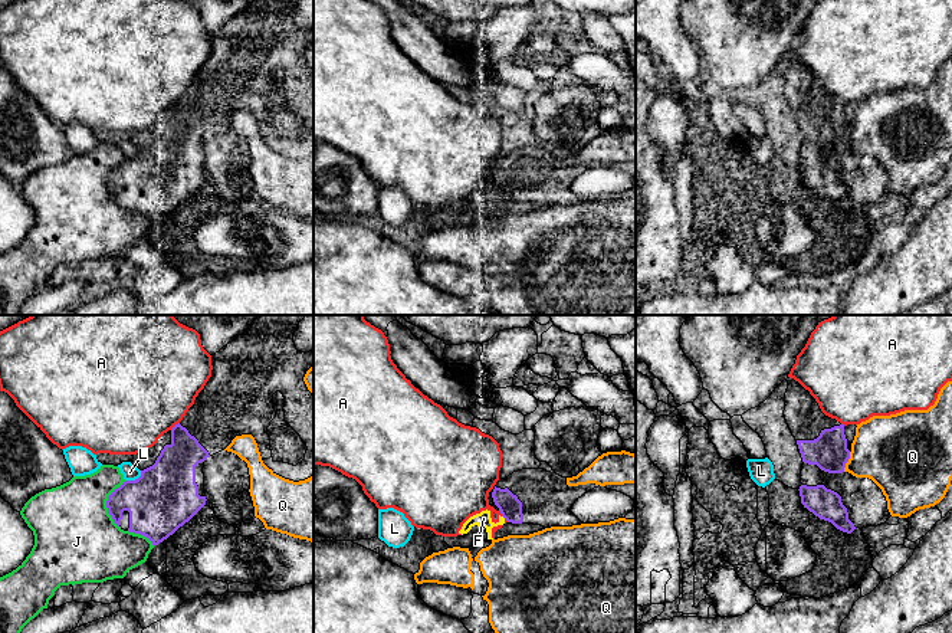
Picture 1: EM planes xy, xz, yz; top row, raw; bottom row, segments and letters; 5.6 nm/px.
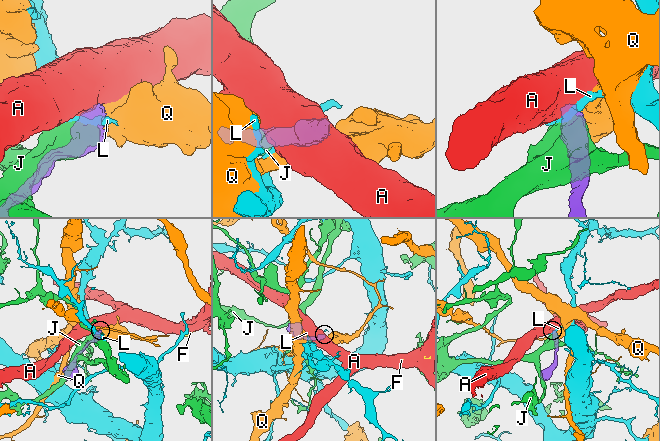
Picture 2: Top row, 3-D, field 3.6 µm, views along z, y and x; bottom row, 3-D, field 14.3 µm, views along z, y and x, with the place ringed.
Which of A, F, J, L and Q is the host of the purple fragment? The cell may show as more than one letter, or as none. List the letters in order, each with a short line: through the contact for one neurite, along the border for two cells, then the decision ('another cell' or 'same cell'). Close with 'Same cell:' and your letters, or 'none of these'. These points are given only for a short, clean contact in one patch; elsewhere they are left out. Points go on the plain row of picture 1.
A: another cell
F: another cell
J: another cell
L: another cell
Q: line yz (850, 130), (843, 148); another cell
Same cell: none of these

